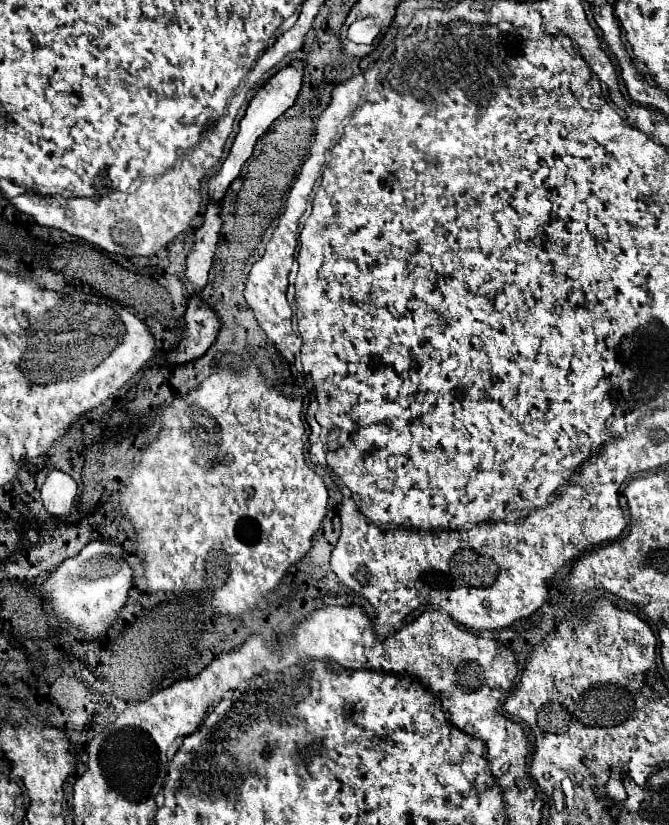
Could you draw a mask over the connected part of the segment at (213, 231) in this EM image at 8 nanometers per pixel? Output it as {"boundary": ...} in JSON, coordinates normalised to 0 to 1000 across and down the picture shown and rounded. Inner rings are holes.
{"boundary":[[[312,246],[303,261],[303,273],[291,280],[291,295],[280,309],[277,319],[277,338],[300,353],[309,343],[309,333],[315,326],[315,316],[321,309],[324,290],[327,290],[330,265],[327,265],[327,248]]]}

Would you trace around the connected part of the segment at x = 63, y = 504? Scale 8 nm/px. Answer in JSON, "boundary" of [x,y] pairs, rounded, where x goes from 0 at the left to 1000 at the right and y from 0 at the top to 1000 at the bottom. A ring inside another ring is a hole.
{"boundary":[[[82,568],[70,576],[70,583],[61,593],[61,605],[64,605],[67,617],[87,627],[114,621],[115,601],[115,585],[88,568]]]}

